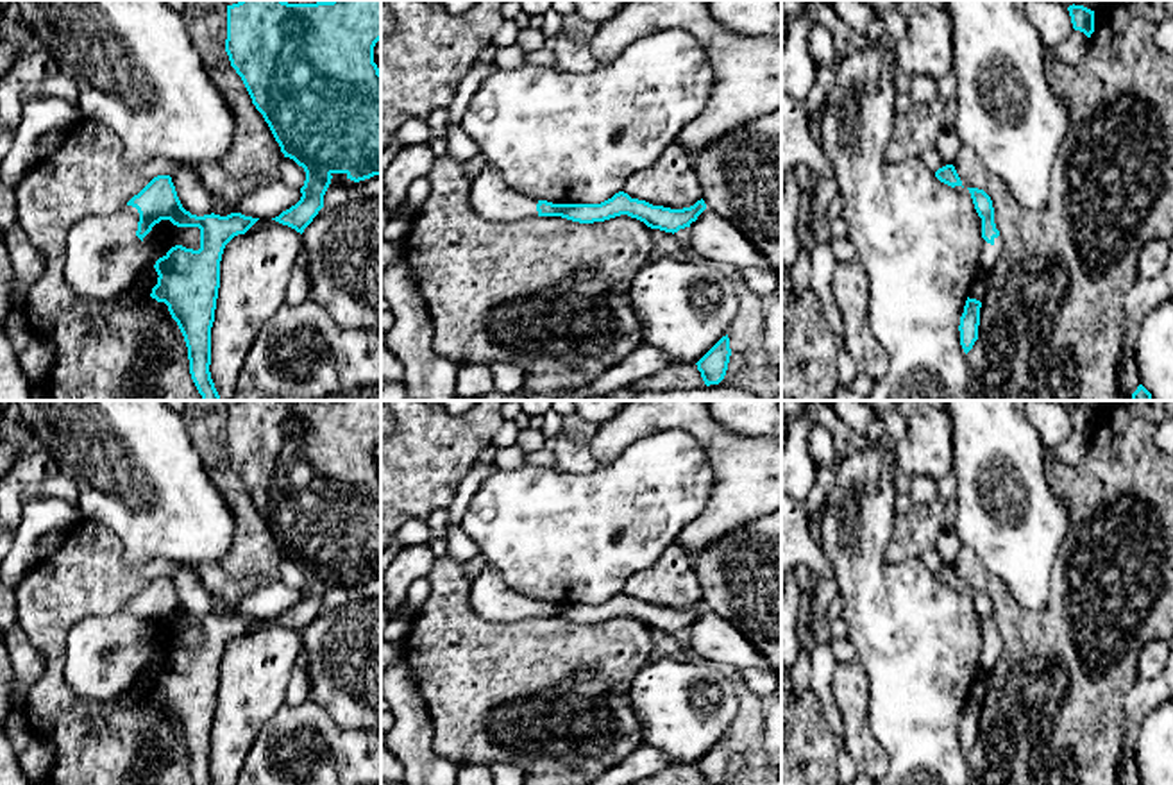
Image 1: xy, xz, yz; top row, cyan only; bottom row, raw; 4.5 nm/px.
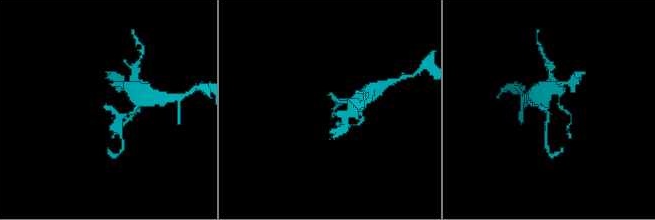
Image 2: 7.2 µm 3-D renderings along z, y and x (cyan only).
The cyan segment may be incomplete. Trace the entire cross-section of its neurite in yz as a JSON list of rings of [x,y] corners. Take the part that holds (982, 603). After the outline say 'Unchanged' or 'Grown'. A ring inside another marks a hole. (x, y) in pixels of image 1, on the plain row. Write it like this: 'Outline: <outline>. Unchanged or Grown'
Outline: [[[967,588],[978,617],[982,619],[982,653],[978,658],[978,674],[989,676],[1003,653],[1003,638],[994,624],[994,608],[991,597],[978,588]]]. Grown

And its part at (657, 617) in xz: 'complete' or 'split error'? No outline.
split error

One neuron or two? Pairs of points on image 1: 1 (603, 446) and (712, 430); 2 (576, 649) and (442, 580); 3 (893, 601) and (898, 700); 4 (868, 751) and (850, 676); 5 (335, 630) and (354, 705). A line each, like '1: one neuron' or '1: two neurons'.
1: one neuron
2: one neuron
3: one neuron
4: one neuron
5: one neuron

